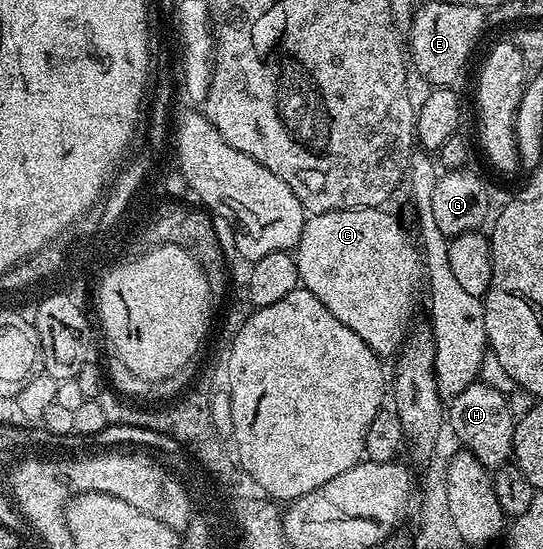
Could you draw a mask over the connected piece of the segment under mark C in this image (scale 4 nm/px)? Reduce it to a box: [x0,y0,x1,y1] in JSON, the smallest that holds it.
[293,207,424,357]

